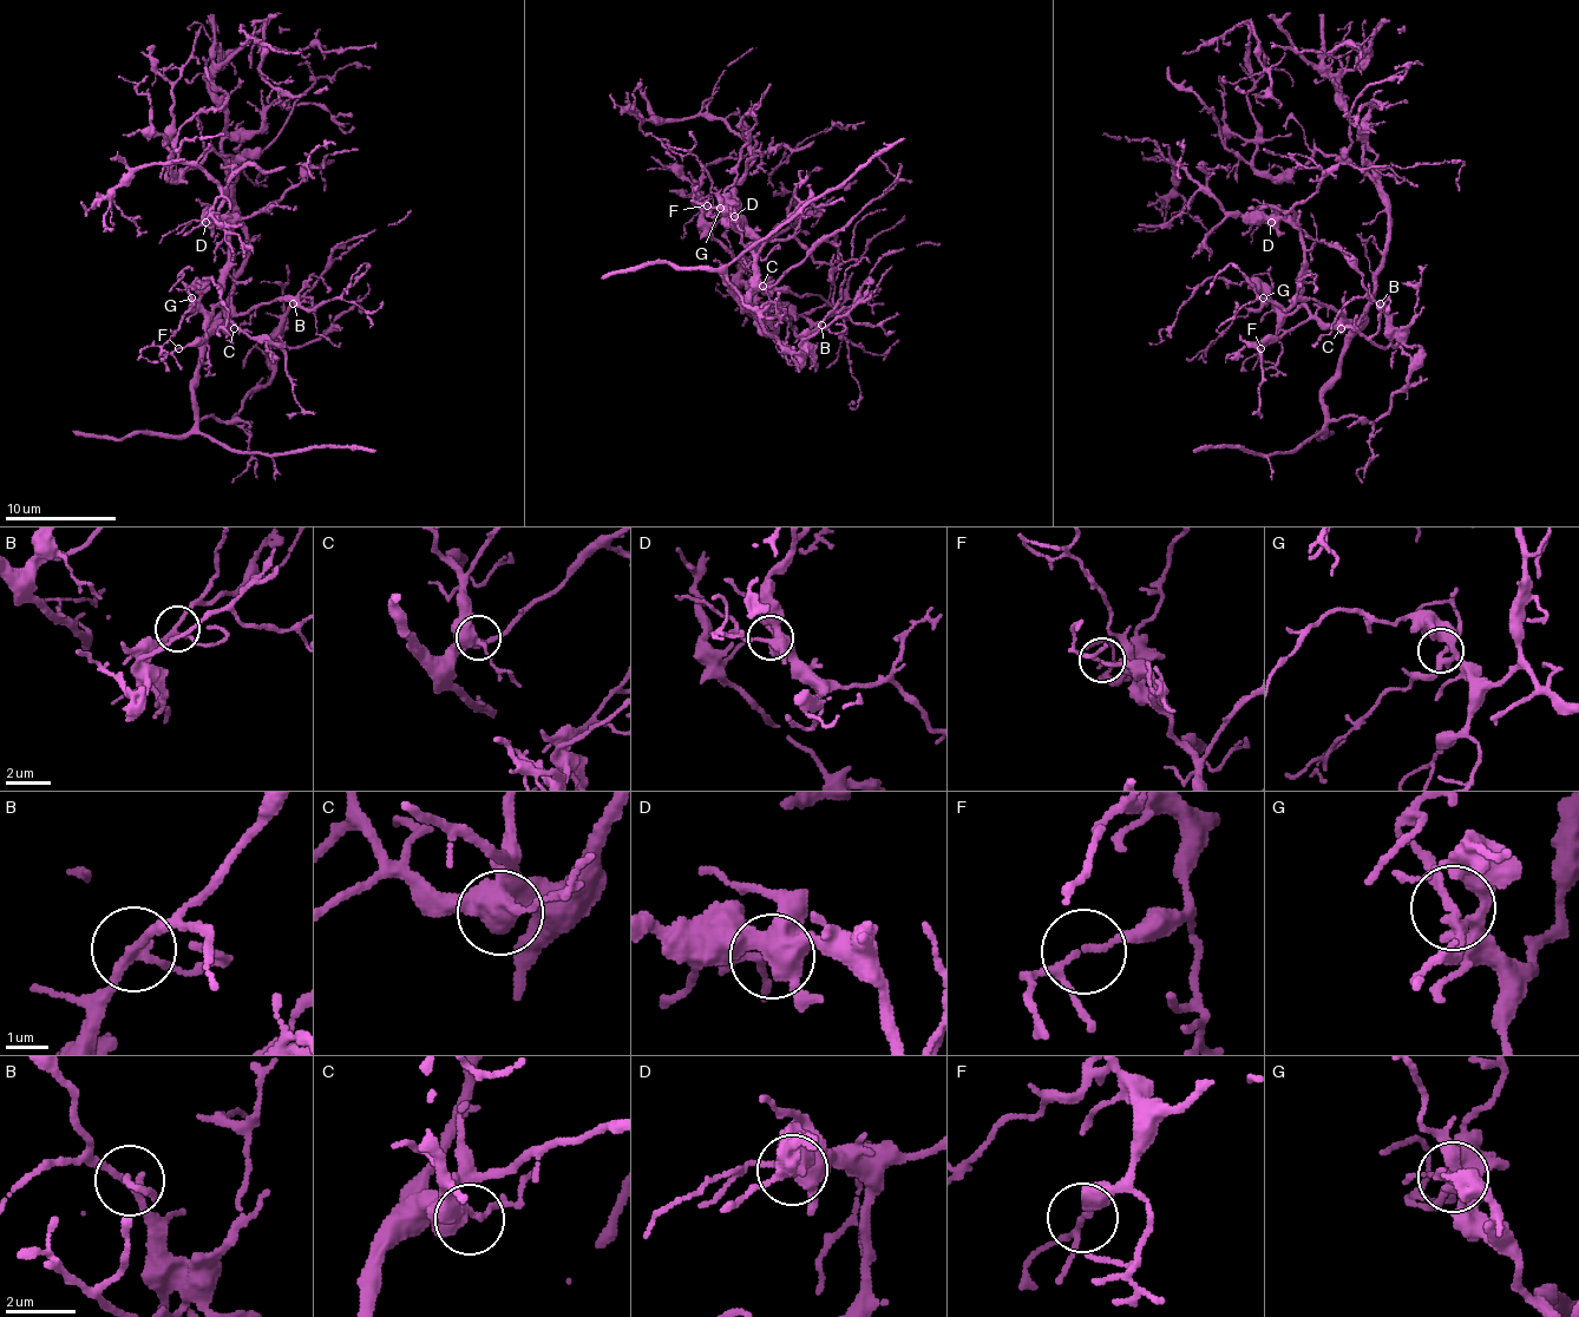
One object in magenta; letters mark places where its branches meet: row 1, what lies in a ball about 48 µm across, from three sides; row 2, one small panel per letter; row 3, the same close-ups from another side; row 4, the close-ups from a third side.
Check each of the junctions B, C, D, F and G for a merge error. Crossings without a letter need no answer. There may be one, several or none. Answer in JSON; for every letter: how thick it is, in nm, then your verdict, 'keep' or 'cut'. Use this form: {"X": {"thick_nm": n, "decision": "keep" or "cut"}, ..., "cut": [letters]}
{"B": {"thick_nm": 190, "decision": "keep"}, "C": {"thick_nm": 400, "decision": "keep"}, "D": {"thick_nm": 400, "decision": "keep"}, "F": {"thick_nm": 120, "decision": "keep"}, "G": {"thick_nm": 200, "decision": "keep"}, "cut": []}

